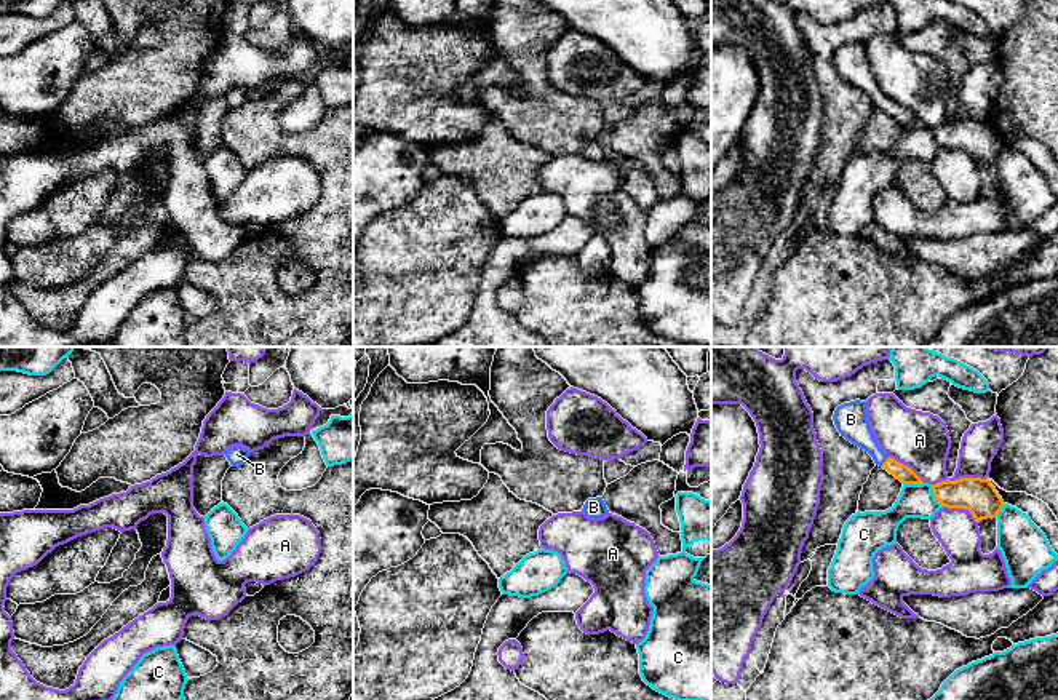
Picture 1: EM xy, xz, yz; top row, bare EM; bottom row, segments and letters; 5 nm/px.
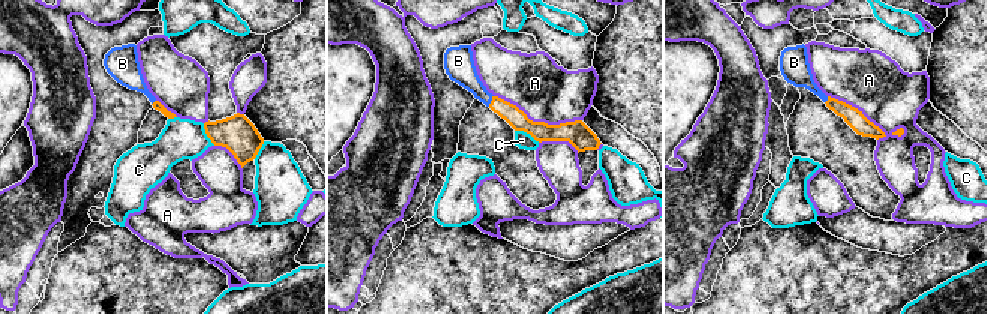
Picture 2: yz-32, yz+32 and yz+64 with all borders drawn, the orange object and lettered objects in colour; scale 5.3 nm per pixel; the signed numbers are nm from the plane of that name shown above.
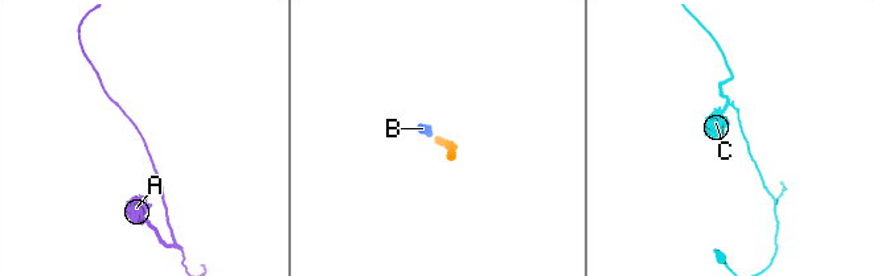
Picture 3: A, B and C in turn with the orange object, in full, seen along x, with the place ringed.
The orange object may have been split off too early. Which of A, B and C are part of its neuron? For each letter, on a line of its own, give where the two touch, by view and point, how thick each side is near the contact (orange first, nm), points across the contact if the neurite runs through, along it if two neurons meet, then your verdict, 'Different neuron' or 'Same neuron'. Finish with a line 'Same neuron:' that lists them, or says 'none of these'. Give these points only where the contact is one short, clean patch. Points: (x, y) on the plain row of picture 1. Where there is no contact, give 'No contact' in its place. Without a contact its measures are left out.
A: Touches orange at yz (961, 120). Thickness 180 nm (orange) against 260 nm. Different neuron
B: Touches orange at yz (884, 104). Thickness 80 nm (orange) against 160 nm. Path across: yz (898, 112), (884, 104), (852, 66). Same neuron
C: Touches orange at yz (934, 136). Thickness 180 nm (orange) against 180 nm. Different neuron
Same neuron: B

